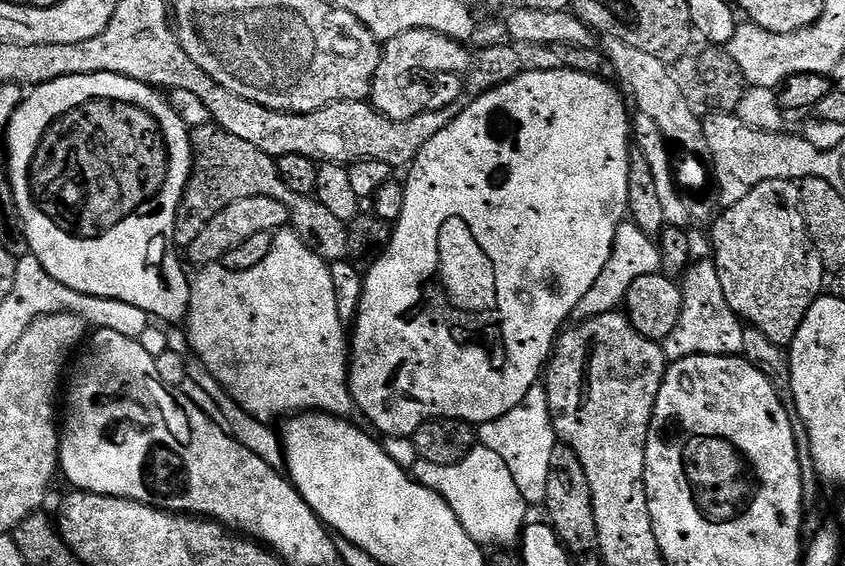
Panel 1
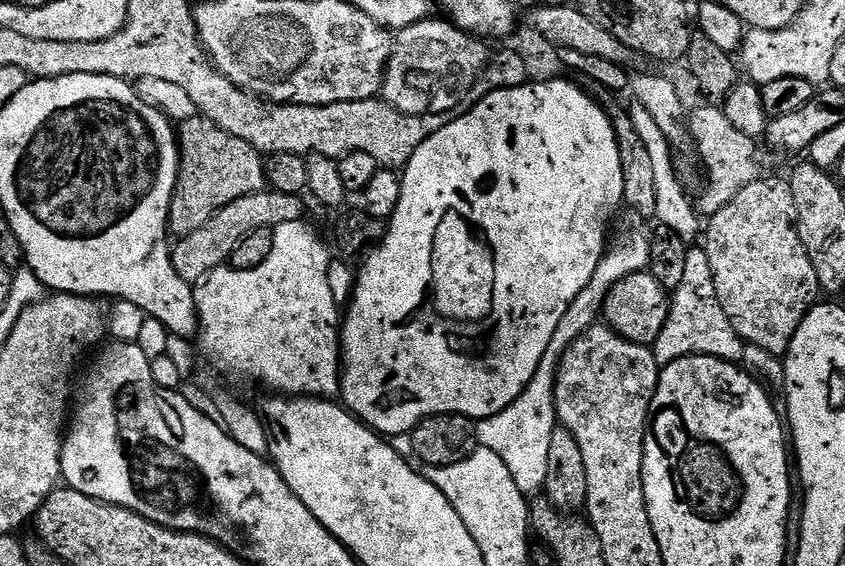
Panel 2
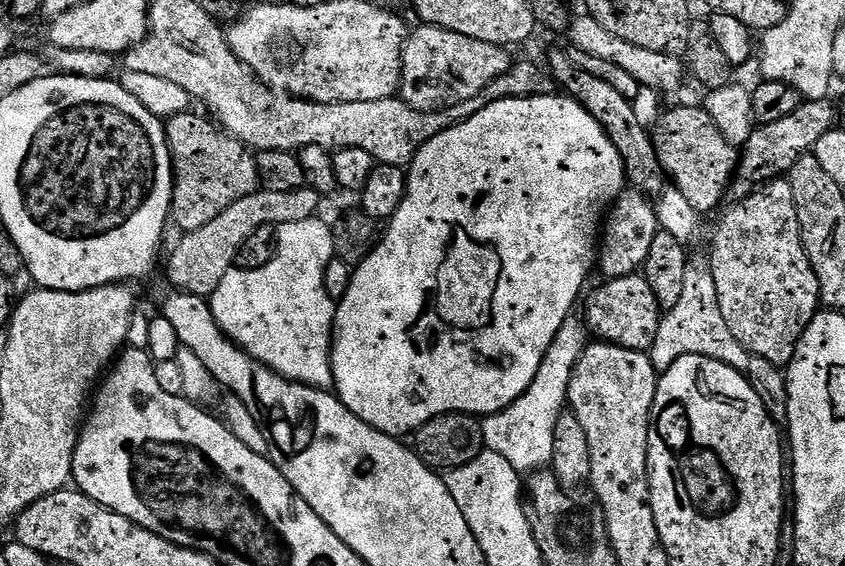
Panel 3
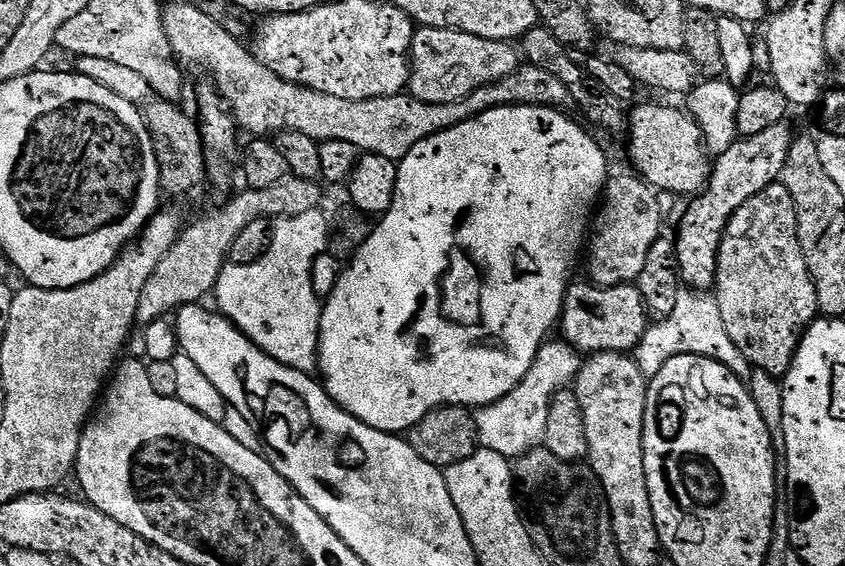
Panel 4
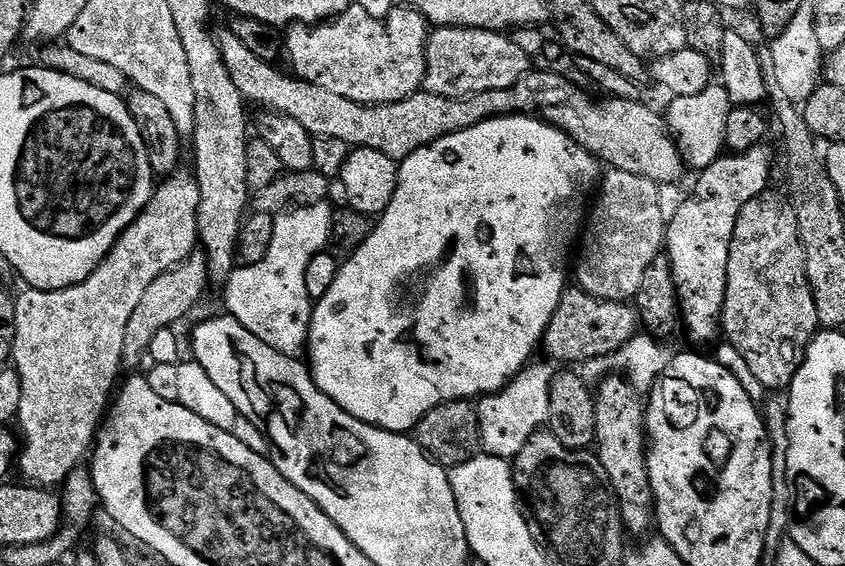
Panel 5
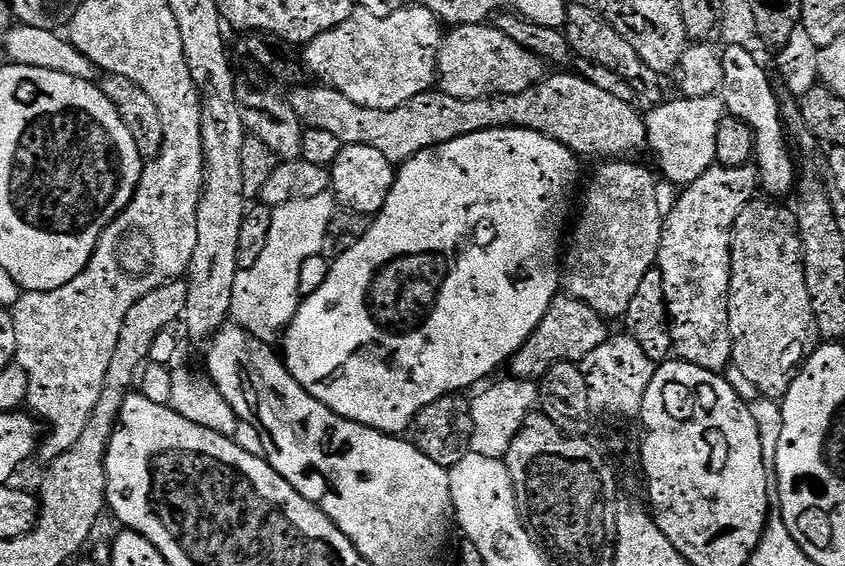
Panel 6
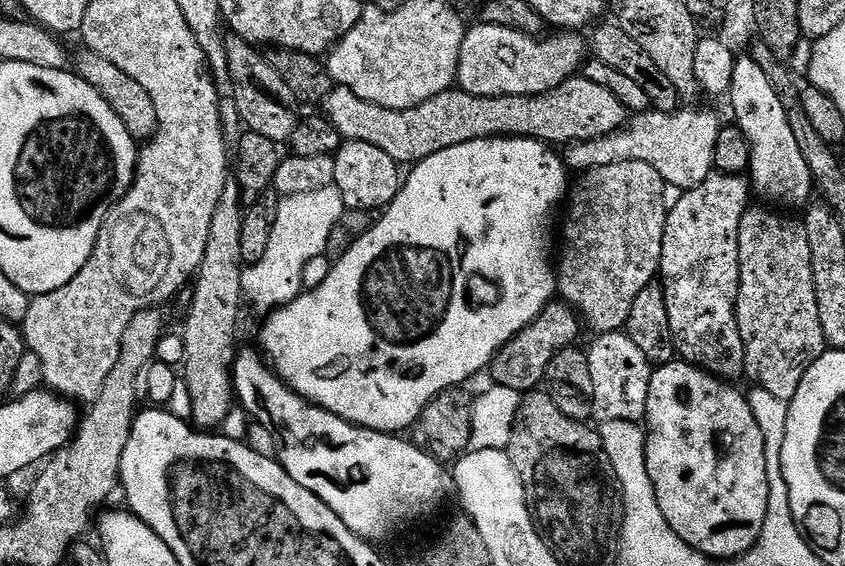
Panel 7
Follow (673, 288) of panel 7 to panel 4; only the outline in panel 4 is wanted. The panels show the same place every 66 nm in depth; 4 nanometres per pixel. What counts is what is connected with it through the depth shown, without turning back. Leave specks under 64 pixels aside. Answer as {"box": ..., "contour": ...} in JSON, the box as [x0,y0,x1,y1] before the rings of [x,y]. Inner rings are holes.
{"box":[675,122,794,290],"contour":[[[788,122],[769,126],[762,134],[740,136],[732,143],[730,150],[719,153],[712,167],[712,177],[703,192],[691,201],[692,204],[684,212],[680,220],[680,233],[675,233],[678,262],[683,283],[693,289],[708,290],[716,283],[720,243],[728,219],[742,206],[742,202],[750,202],[754,194],[762,194],[766,186],[780,180],[782,170],[786,166],[786,157],[790,155],[790,146],[794,139],[794,131]]]}

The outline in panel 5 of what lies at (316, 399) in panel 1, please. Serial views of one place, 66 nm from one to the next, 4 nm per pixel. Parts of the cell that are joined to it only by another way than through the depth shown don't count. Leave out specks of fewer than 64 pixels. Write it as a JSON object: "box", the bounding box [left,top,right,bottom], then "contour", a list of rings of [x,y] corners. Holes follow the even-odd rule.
{"box":[222,202,334,358],"contour":[[[325,202],[305,208],[292,208],[277,215],[274,242],[270,242],[266,258],[254,266],[233,268],[232,277],[222,288],[224,304],[228,307],[225,308],[227,315],[242,322],[250,334],[262,338],[262,342],[266,342],[266,346],[275,352],[293,358],[305,351],[308,342],[314,301],[306,290],[306,266],[310,266],[310,258],[328,247],[334,211],[333,205],[330,205]]]}

